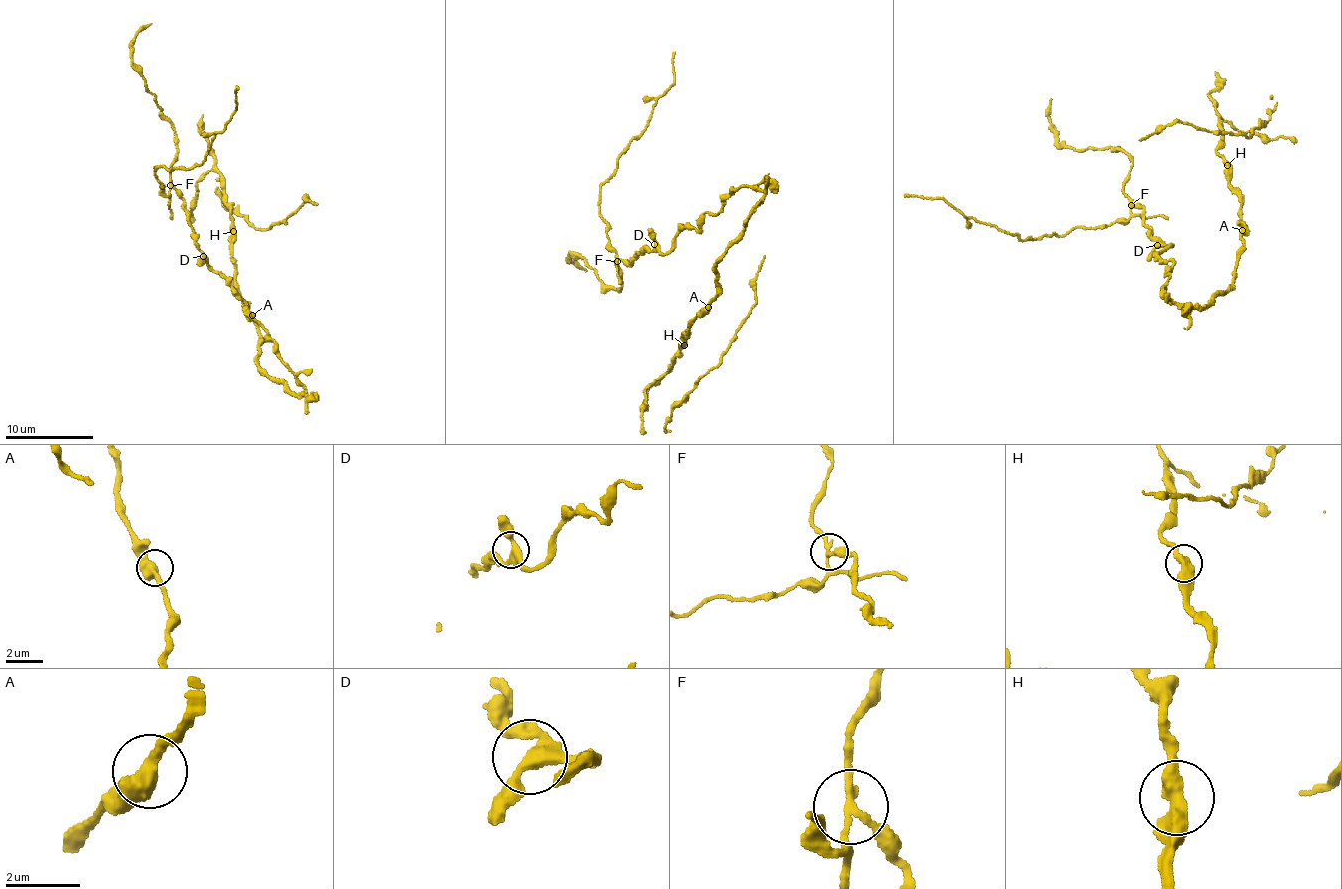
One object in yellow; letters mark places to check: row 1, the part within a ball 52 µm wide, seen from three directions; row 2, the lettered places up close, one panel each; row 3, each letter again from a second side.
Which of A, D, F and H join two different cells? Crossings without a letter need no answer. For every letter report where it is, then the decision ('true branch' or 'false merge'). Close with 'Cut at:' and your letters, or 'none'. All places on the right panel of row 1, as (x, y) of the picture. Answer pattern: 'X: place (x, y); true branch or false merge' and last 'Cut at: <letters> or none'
A: place (1242, 230); true branch
D: place (1157, 245); true branch
F: place (1131, 205); false merge
H: place (1227, 165); true branch
Cut at: F

